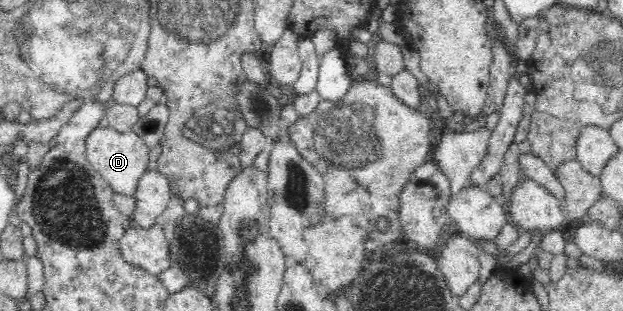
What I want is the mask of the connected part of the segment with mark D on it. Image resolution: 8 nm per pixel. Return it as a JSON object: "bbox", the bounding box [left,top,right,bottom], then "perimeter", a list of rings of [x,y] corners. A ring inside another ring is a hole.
{"bbox":[85,126,150,196],"perimeter":[[[96,126],[85,138],[86,156],[99,176],[114,192],[134,196],[137,182],[148,168],[150,148],[143,138],[132,130],[118,131],[110,126]]]}

